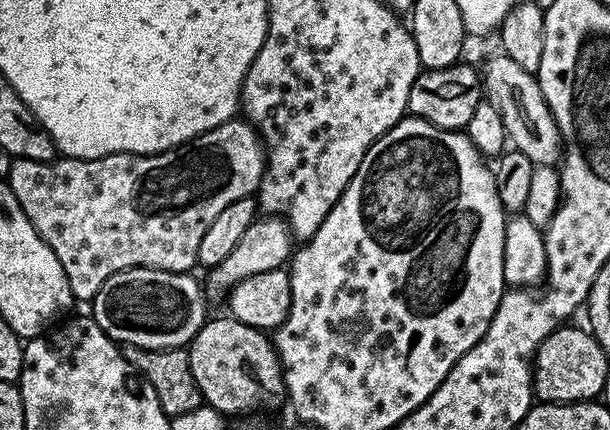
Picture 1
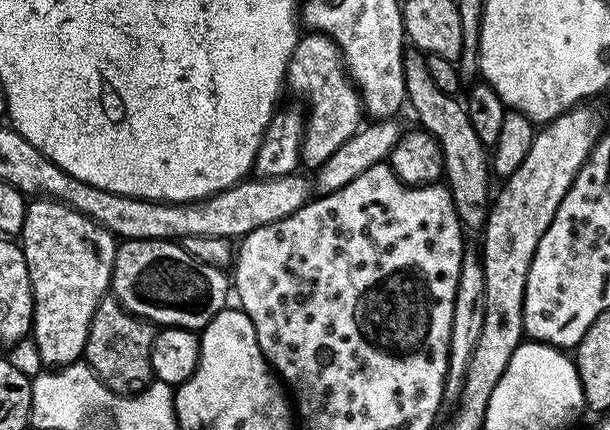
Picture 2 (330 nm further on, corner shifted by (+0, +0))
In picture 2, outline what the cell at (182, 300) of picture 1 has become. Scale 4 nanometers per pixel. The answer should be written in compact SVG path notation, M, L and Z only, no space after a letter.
M125 240L117 247L112 267L111 295L120 301L127 312L143 316L156 326L202 330L230 300L230 276L224 268L194 258L184 249L183 243L171 240Z

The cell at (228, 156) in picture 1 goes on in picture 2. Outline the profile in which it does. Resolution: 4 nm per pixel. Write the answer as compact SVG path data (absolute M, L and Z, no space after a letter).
M305 31L297 39L294 54L290 54L286 88L296 96L308 99L306 123L302 141L302 164L306 169L319 169L321 164L362 127L366 113L359 91L344 67L340 47L321 32Z

